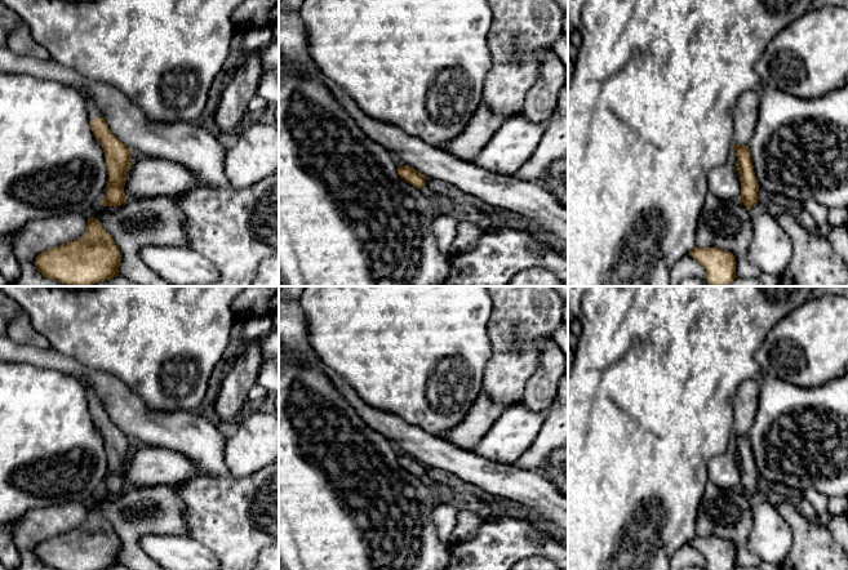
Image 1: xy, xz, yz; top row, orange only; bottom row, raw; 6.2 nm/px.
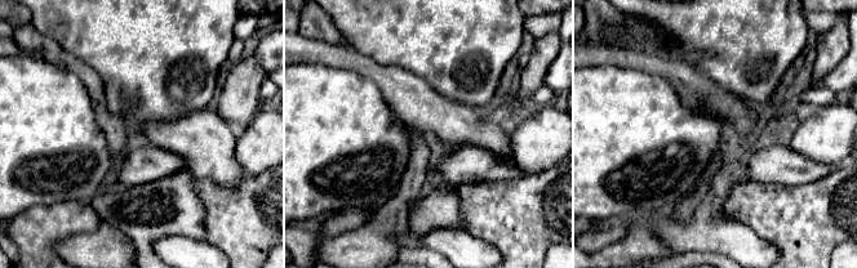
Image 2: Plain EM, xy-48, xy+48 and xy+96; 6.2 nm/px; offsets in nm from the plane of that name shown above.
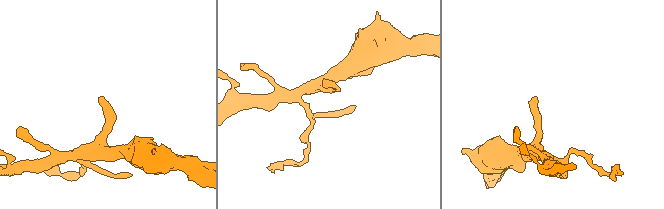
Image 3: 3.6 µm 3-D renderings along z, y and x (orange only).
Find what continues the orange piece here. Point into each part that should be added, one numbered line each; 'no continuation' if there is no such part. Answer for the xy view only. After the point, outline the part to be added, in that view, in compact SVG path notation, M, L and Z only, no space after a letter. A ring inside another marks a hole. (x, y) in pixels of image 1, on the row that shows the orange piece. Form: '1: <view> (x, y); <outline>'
1: xy (93, 112); M81 94L85 99L85 104L86 104L86 111L88 111L88 116L89 120L94 120L97 117L102 117L101 111L96 107L94 102L85 94Z

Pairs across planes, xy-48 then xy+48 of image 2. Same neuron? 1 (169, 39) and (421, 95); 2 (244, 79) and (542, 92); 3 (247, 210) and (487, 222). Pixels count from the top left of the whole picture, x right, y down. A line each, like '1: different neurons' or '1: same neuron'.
1: different neurons
2: different neurons
3: same neuron

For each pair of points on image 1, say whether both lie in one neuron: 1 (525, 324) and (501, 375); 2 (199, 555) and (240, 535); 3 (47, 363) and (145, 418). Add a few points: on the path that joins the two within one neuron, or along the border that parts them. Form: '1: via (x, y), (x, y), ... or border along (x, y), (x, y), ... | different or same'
1: via (516, 337), (513, 363) | same
2: border along (187, 535), (205, 546), (216, 556) | different
3: via (71, 368), (102, 383), (120, 401) | same

